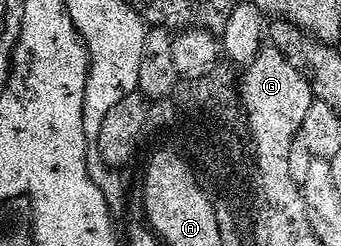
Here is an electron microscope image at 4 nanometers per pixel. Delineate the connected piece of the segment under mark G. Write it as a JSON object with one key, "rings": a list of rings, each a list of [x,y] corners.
{"rings":[[[260,46],[259,52],[251,58],[248,68],[241,72],[238,80],[237,99],[240,99],[241,110],[249,114],[251,127],[254,127],[255,142],[259,142],[259,167],[263,167],[263,183],[267,183],[267,207],[271,207],[271,215],[279,215],[279,211],[295,211],[295,203],[299,203],[302,194],[300,184],[291,176],[291,150],[297,147],[297,133],[305,121],[305,113],[309,113],[309,105],[313,98],[311,82],[292,65],[287,56],[273,46]]]}

